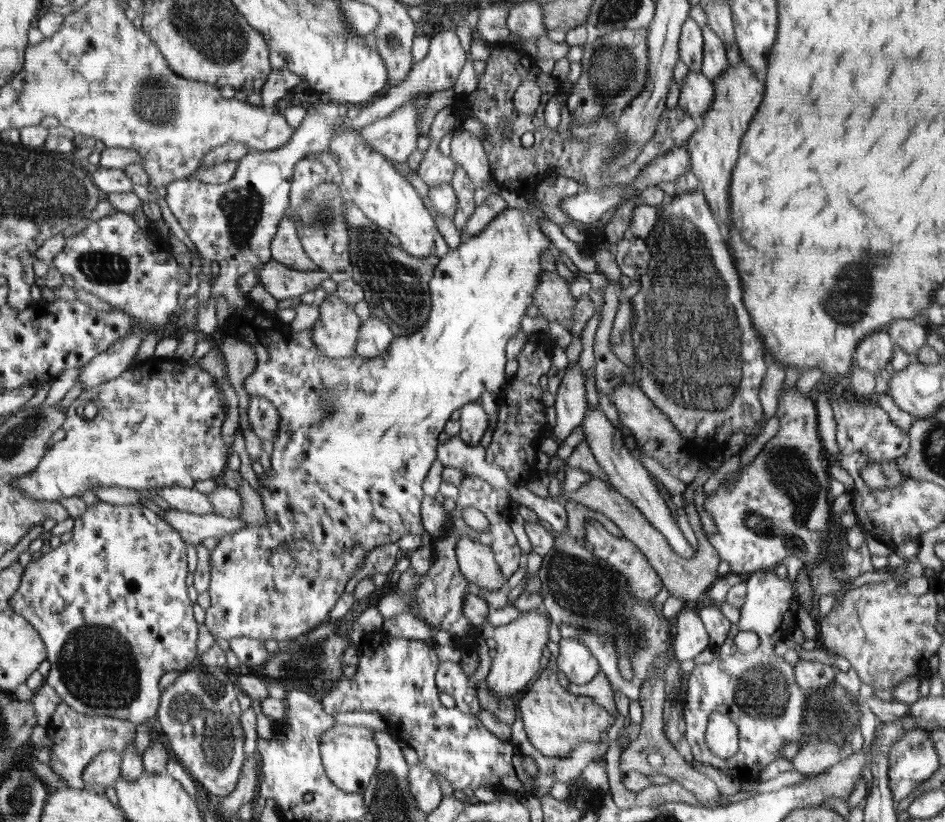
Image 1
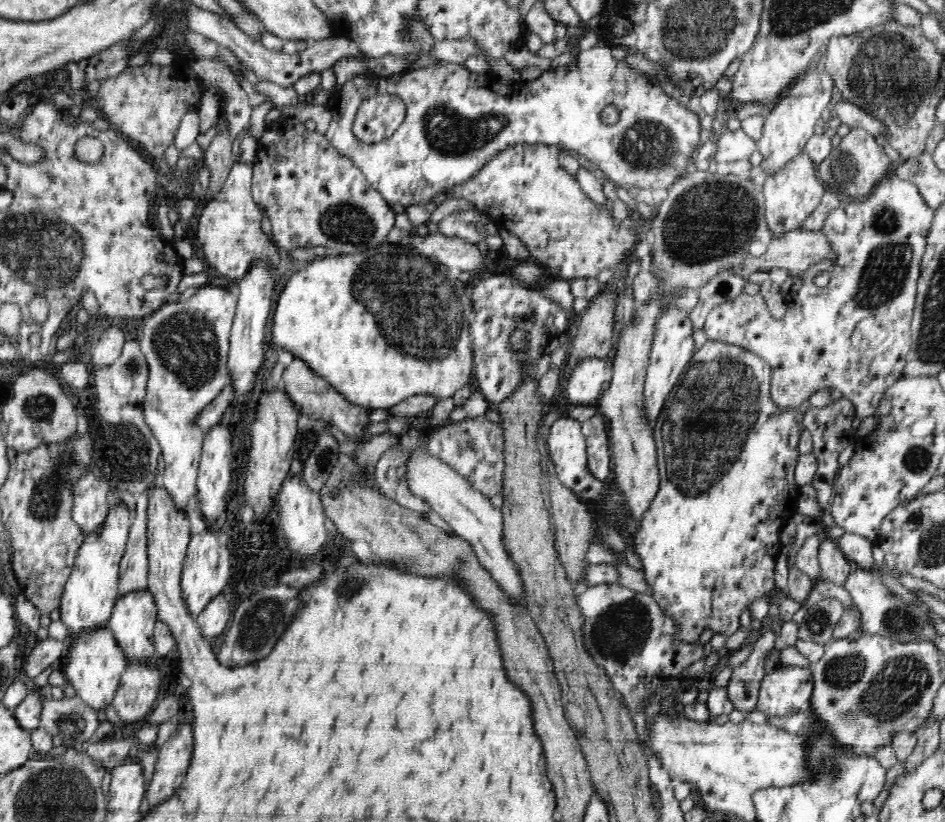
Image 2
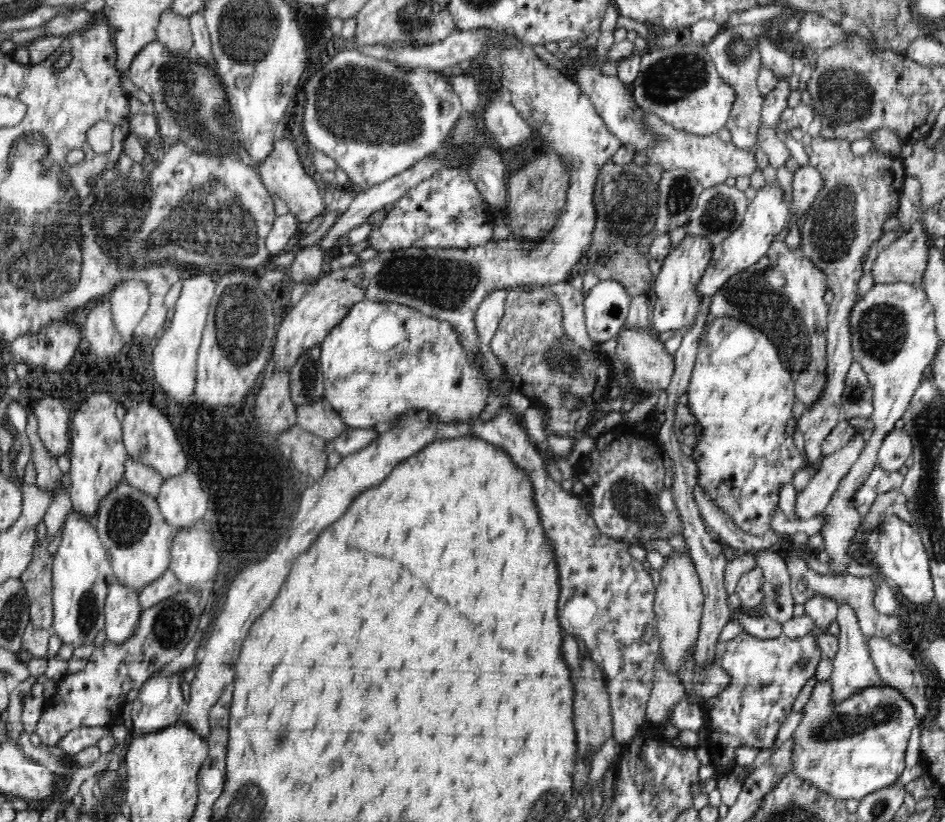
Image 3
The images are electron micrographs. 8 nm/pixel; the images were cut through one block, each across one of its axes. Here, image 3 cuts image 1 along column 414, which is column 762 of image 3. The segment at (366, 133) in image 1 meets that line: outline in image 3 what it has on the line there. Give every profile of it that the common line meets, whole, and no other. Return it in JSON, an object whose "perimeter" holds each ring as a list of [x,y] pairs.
{"perimeter":[[[780,78],[778,86],[763,98],[757,145],[758,150],[768,155],[768,164],[775,168],[786,164],[791,159],[788,148],[777,137],[778,121],[788,106],[790,92],[789,80]]]}

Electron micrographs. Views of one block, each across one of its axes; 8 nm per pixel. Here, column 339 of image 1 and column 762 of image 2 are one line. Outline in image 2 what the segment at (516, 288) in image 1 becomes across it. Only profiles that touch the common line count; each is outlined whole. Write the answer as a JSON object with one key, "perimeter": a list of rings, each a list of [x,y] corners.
{"perimeter":[[[708,339],[706,344],[691,356],[677,389],[670,393],[662,412],[658,414],[657,420],[652,424],[655,448],[657,449],[659,487],[649,509],[639,519],[638,530],[632,536],[632,550],[638,554],[638,558],[642,562],[642,568],[644,568],[643,581],[648,585],[648,594],[662,608],[662,611],[676,622],[680,630],[676,632],[675,639],[681,640],[684,644],[698,642],[700,634],[706,628],[712,630],[714,635],[732,636],[739,630],[740,616],[744,612],[744,608],[748,608],[752,602],[766,598],[766,596],[770,598],[770,604],[778,606],[780,619],[783,623],[791,621],[803,605],[803,603],[798,604],[790,596],[775,594],[778,589],[774,580],[774,571],[777,559],[783,549],[779,532],[786,526],[786,522],[791,520],[792,515],[797,512],[797,502],[802,497],[800,486],[795,481],[795,466],[800,456],[798,441],[805,428],[803,427],[802,416],[796,418],[792,412],[780,408],[771,399],[770,378],[771,366],[757,357],[756,354],[745,350],[744,347],[735,346],[733,343]]]}

